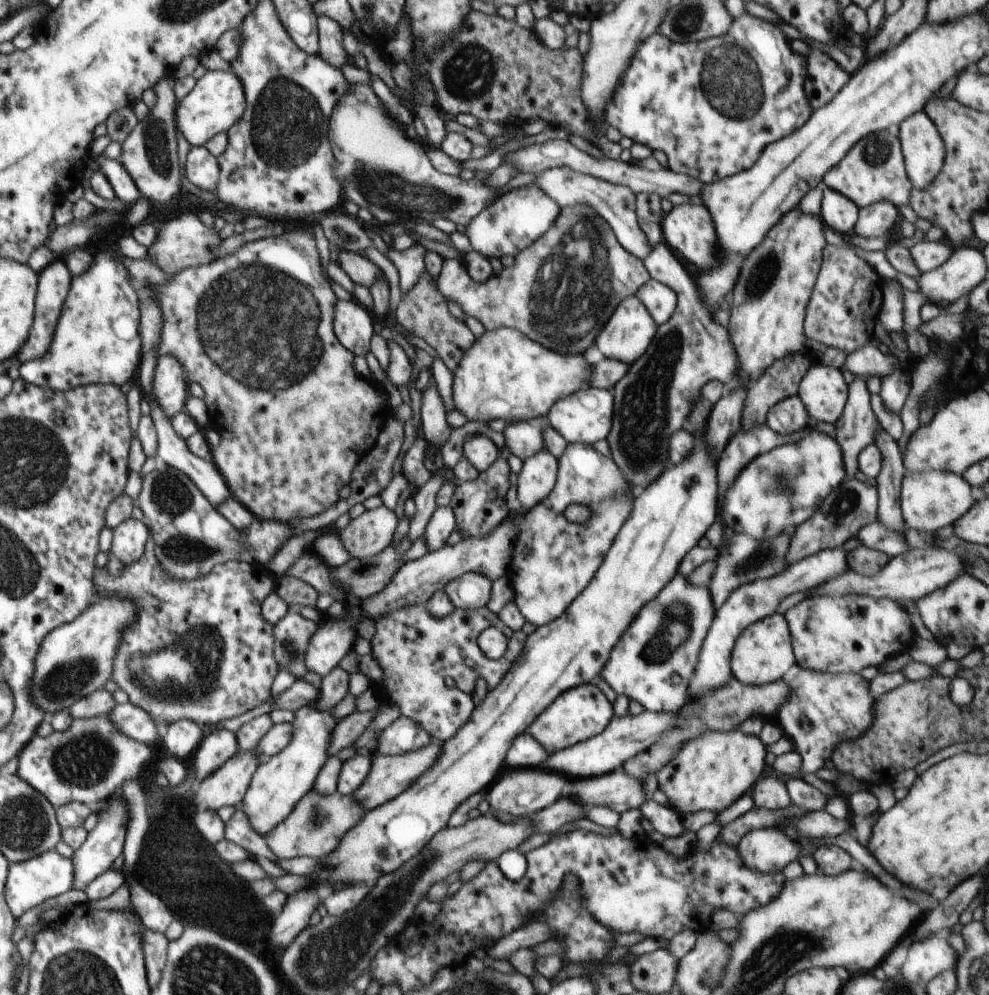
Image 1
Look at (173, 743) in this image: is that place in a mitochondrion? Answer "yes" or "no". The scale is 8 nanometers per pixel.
no

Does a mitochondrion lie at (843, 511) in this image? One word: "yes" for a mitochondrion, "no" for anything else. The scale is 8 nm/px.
yes

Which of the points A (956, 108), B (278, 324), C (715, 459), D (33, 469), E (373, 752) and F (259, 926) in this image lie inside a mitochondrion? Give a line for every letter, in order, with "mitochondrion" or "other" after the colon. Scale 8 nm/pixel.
A: other
B: mitochondrion
C: other
D: mitochondrion
E: other
F: other

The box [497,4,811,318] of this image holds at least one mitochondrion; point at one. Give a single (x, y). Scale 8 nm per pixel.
(730, 78)

